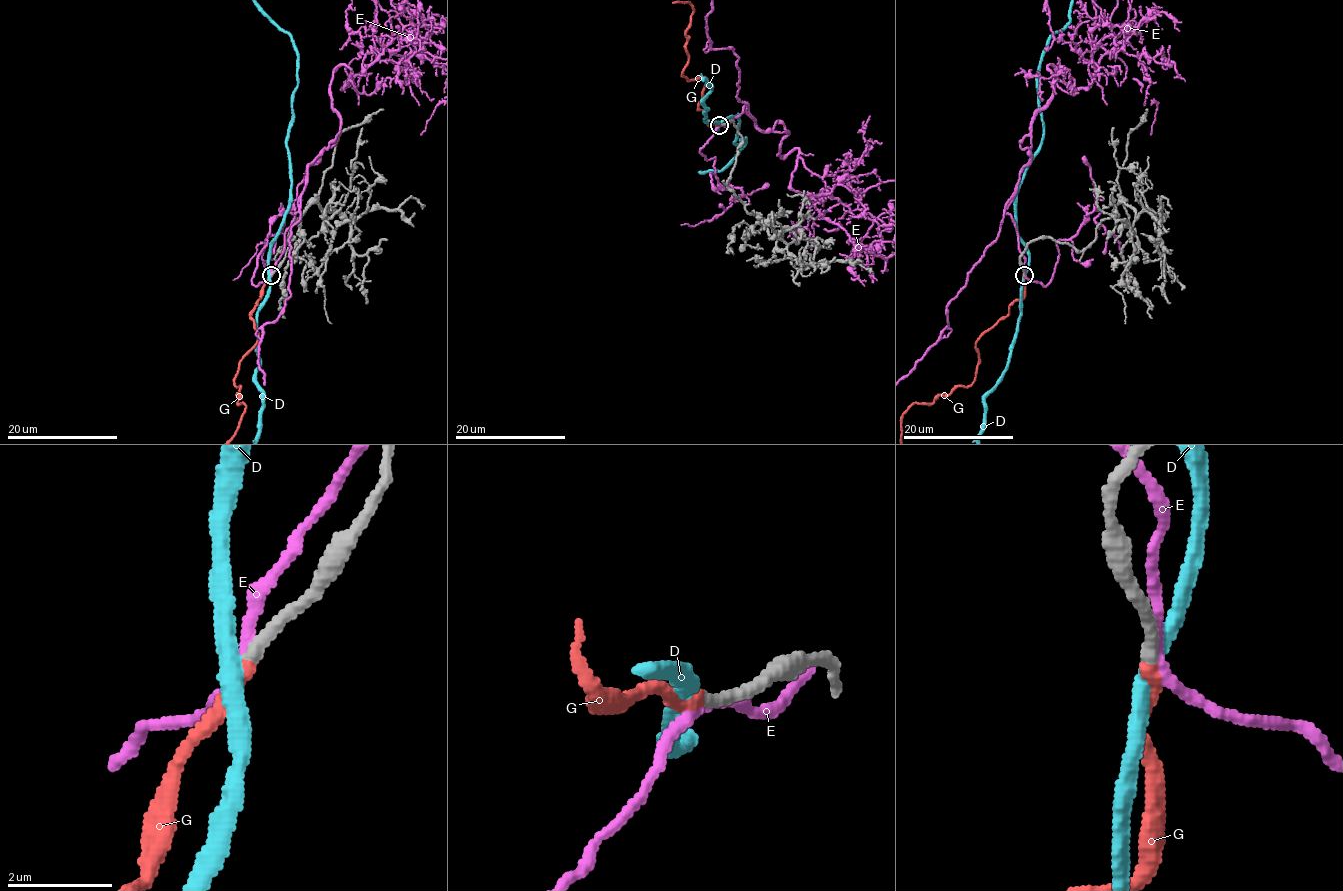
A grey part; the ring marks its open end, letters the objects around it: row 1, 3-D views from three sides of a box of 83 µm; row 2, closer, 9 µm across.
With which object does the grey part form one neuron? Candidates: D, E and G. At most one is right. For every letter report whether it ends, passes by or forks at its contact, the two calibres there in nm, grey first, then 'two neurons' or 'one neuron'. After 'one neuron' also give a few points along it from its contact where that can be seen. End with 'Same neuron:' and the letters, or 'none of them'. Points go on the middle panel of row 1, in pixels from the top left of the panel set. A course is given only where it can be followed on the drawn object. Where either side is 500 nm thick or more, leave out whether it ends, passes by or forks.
D: it passes by; calibres 280 and 340 nm; two neurons
E: it passes by; calibres 280 and 220 nm; two neurons
G: it ends; calibres 280 and 260 nm; one neuron
Same neuron: G

